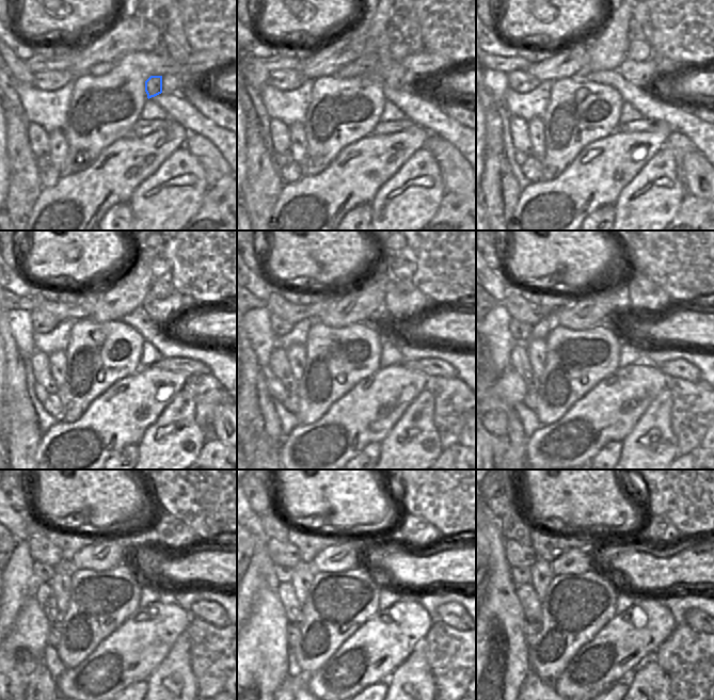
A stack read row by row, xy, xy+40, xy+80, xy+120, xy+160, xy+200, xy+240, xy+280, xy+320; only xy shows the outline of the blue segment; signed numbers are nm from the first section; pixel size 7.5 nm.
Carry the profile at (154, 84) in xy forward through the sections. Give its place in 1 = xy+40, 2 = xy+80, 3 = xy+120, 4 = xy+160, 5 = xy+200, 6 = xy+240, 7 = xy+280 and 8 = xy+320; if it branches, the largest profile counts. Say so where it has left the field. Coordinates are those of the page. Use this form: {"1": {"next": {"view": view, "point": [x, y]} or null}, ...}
{"1": {"next": {"view": "xy+40", "point": [392, 73]}}, "2": {"next": {"view": "xy+80", "point": [643, 74]}}, "3": {"next": {"view": "xy+120", "point": [161, 312]}}, "4": {"next": {"view": "xy+160", "point": [402, 300]}}, "5": {"next": {"view": "xy+200", "point": [645, 296]}}, "6": {"next": {"view": "xy+240", "point": [168, 531]}}, "7": {"next": {"view": "xy+280", "point": [416, 531]}}, "8": {"next": {"view": "xy+320", "point": [657, 529]}}}

